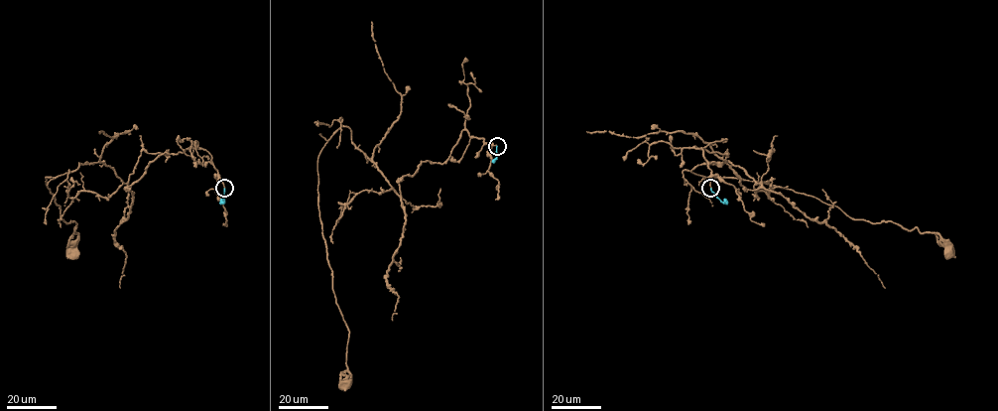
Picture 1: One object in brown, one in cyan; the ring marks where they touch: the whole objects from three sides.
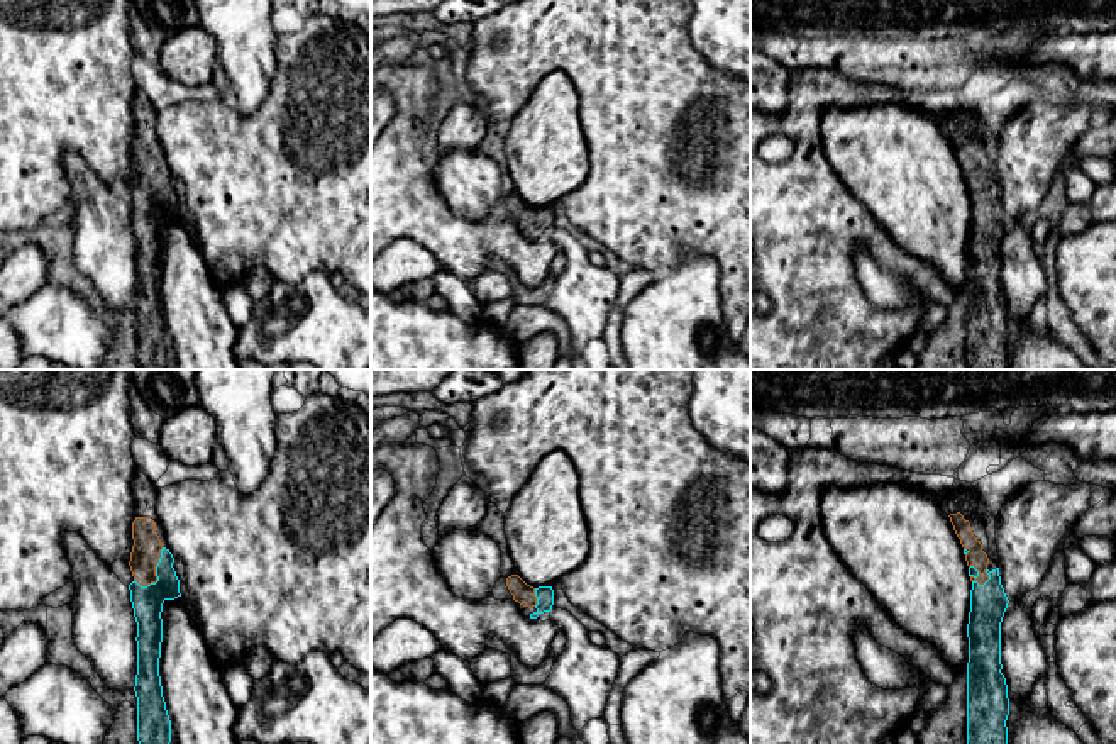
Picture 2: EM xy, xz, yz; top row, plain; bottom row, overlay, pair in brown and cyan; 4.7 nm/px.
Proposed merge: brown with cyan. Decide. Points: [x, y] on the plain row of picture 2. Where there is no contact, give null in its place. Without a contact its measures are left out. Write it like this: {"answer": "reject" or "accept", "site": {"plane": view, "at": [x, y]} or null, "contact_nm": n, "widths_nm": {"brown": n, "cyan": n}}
{"answer": "accept", "site": {"plane": "xy", "at": [154, 192]}, "contact_nm": 220, "widths_nm": {"brown": 140, "cyan": 140}}

